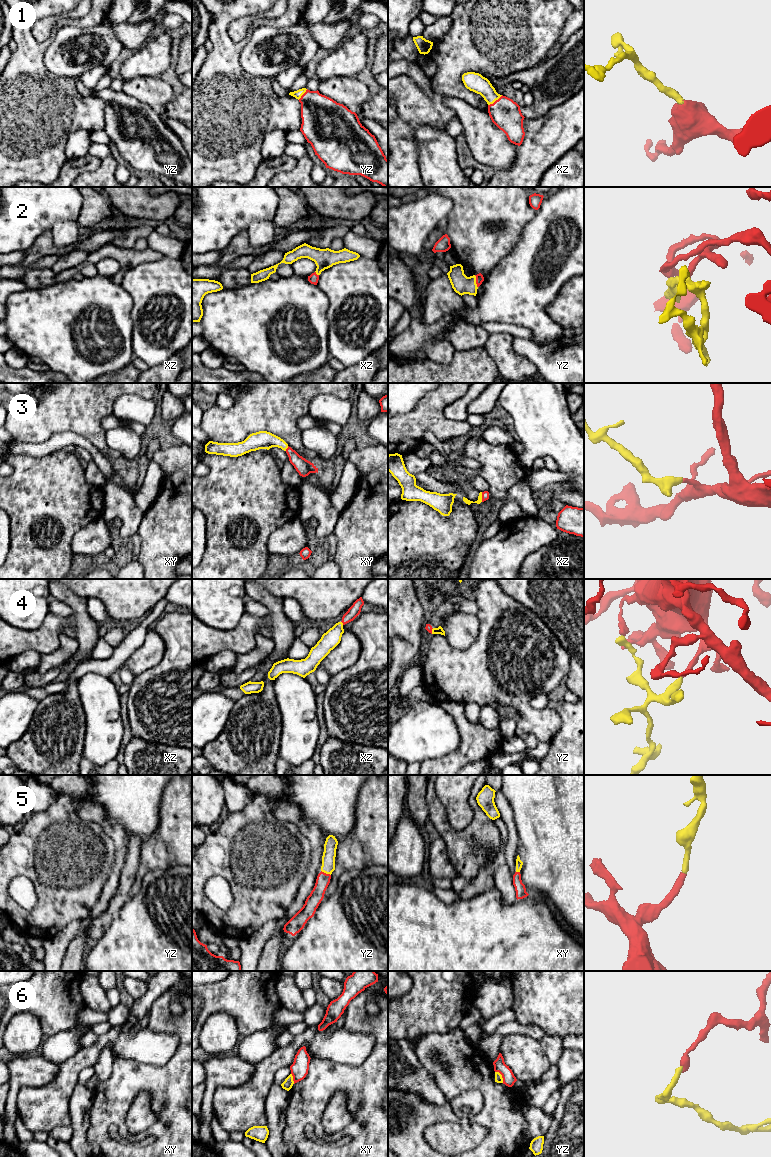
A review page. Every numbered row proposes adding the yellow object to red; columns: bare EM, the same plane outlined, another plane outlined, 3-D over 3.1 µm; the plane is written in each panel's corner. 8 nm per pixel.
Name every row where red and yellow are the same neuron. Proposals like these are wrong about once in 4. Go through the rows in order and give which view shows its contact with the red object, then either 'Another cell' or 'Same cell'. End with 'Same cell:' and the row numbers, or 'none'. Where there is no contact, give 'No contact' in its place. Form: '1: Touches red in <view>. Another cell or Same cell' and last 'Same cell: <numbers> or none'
1: Touches red in xz. Same cell
2: Touches red in yz. Same cell
3: Touches red in xz. Same cell
4: Touches red in xz. Same cell
5: Touches red in yz. Same cell
6: Touches red in yz. Another cell
Same cell: 1, 2, 3, 4, 5

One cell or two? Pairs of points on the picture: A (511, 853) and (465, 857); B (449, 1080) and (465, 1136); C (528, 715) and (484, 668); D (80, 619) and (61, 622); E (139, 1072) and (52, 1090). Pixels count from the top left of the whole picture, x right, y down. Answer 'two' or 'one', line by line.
A: two
B: two
C: one
D: two
E: two

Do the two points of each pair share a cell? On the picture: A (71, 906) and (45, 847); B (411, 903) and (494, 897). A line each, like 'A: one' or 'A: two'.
A: one
B: one

